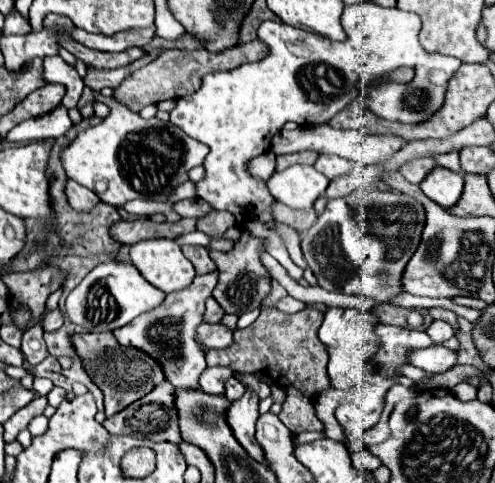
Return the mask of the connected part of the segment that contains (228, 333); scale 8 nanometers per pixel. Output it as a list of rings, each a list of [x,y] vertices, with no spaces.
[[[202,323],[198,327],[198,341],[208,349],[224,349],[232,343],[234,331],[222,323]]]

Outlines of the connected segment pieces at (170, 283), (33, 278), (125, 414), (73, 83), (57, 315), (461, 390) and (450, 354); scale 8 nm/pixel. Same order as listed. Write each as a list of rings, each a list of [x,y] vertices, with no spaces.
[[[150,239],[132,245],[130,261],[148,283],[164,293],[180,291],[192,285],[196,277],[194,265],[172,239]]]
[[[39,266],[26,273],[8,273],[2,275],[2,281],[8,285],[9,302],[12,305],[26,305],[34,313],[34,323],[40,321],[46,310],[46,302],[51,293],[62,287],[64,275],[53,266]]]
[[[158,385],[152,389],[148,395],[144,395],[140,401],[128,405],[120,413],[108,417],[102,425],[110,435],[130,435],[130,437],[146,437],[150,441],[170,441],[170,443],[180,443],[180,427],[178,427],[178,413],[176,413],[176,387],[168,385]]]
[[[60,55],[44,59],[44,77],[48,83],[66,85],[66,95],[62,99],[62,105],[66,109],[74,109],[78,105],[84,83],[82,83],[78,71],[72,65],[68,65]]]
[[[54,311],[54,313],[46,315],[46,319],[44,319],[44,331],[54,331],[54,329],[60,329],[62,321],[64,321],[64,317],[62,317],[62,313],[60,313],[60,311]]]
[[[463,381],[459,383],[452,389],[452,393],[454,392],[454,396],[460,401],[468,402],[476,399],[477,396],[477,388],[470,385],[467,381]]]
[[[432,345],[426,349],[412,351],[408,355],[408,361],[414,367],[420,367],[428,373],[442,373],[442,371],[448,371],[452,365],[458,363],[458,353],[452,349],[446,349],[442,345]]]

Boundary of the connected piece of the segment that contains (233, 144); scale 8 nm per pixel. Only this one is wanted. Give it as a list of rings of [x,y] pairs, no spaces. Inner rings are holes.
[[[364,1],[358,5],[350,5],[344,9],[346,19],[346,35],[348,45],[328,45],[328,39],[310,31],[302,31],[290,27],[282,21],[262,21],[258,27],[258,41],[268,45],[268,55],[260,61],[240,65],[230,71],[210,73],[202,79],[202,87],[176,101],[176,107],[170,113],[170,121],[184,129],[190,137],[206,143],[210,147],[208,157],[204,159],[206,177],[196,183],[196,193],[204,201],[208,201],[214,209],[232,211],[236,223],[242,227],[250,227],[254,237],[266,239],[266,251],[290,273],[296,281],[302,279],[302,269],[292,263],[280,235],[274,229],[274,219],[270,215],[270,203],[274,197],[266,189],[266,183],[252,179],[246,173],[246,161],[262,155],[270,149],[272,137],[282,129],[286,121],[294,121],[300,125],[320,125],[328,123],[336,113],[346,109],[350,103],[359,99],[367,109],[380,118],[398,123],[422,123],[428,121],[446,101],[446,89],[450,77],[458,71],[460,63],[456,57],[426,53],[418,43],[420,17],[416,13],[408,13],[402,9],[386,9],[376,3]],[[398,67],[412,67],[414,79],[410,83],[395,83],[386,77]]]

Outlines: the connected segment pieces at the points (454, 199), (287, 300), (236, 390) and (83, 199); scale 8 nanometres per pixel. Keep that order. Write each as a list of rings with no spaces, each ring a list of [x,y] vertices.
[[[436,167],[424,183],[420,183],[420,189],[424,191],[426,197],[430,197],[434,203],[438,203],[444,209],[450,209],[458,203],[462,189],[464,189],[464,179],[460,173],[452,173],[450,169]]]
[[[284,297],[284,299],[281,299],[280,303],[278,303],[276,307],[278,307],[278,310],[282,311],[283,313],[294,314],[304,309],[306,305],[301,301],[292,299],[292,297]]]
[[[230,377],[228,381],[226,381],[226,397],[230,399],[230,401],[236,401],[236,399],[240,399],[242,395],[244,395],[244,385],[240,383],[240,381],[236,381],[234,377]]]
[[[68,179],[68,183],[66,183],[66,195],[68,195],[68,203],[72,205],[72,209],[76,209],[80,213],[88,213],[100,203],[100,199],[90,189],[82,187],[80,183],[76,183],[72,179]]]

